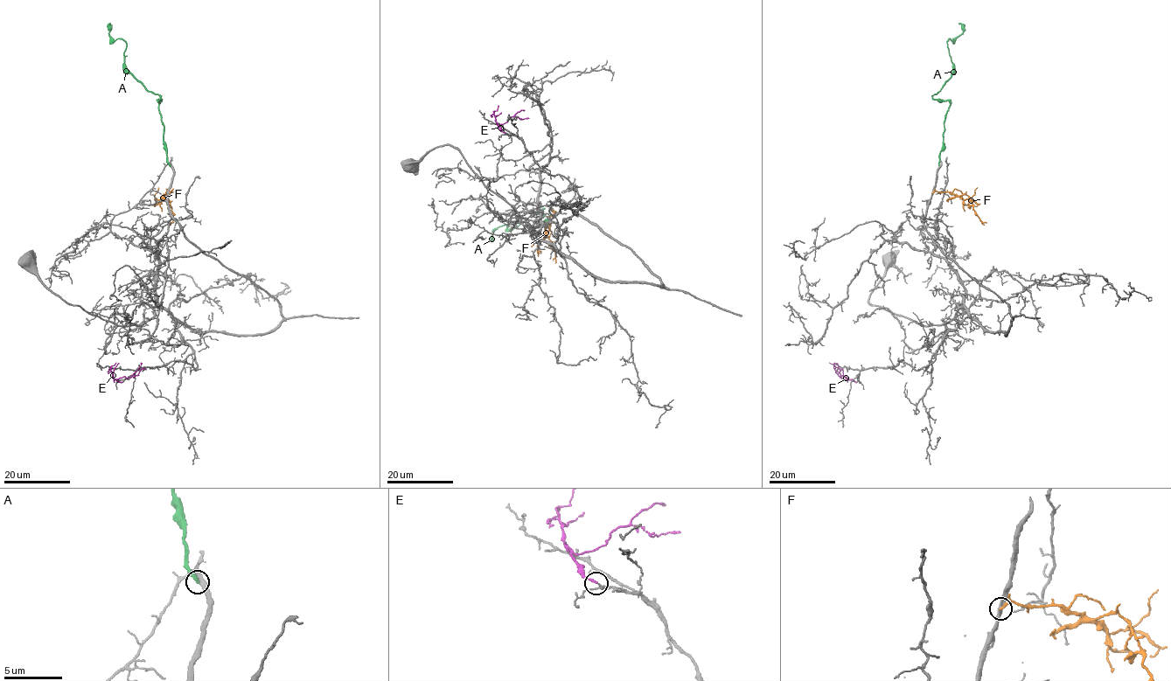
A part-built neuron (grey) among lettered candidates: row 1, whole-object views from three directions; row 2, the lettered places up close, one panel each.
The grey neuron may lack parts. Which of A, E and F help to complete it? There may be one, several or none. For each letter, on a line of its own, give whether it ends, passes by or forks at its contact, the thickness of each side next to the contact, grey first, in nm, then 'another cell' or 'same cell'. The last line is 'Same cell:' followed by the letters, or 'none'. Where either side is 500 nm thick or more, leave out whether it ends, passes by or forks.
A: it ends there; 380 nm thick on the grey side, 240 nm on the other; another cell
E: it ends there; 160 nm thick on the grey side, 180 nm on the other; same cell
F: it ends there; 360 nm thick on the grey side, 190 nm on the other; another cell
Same cell: E

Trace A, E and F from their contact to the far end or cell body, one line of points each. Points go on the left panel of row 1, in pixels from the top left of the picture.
A: (170, 166), (160, 96), (149, 92), (128, 70), (124, 56), (127, 44), (121, 38), (114, 40), (109, 24)
E: (121, 382), (115, 379), (135, 376), (142, 369), (146, 370)
F: (169, 193), (164, 196), (168, 195), (172, 223)

